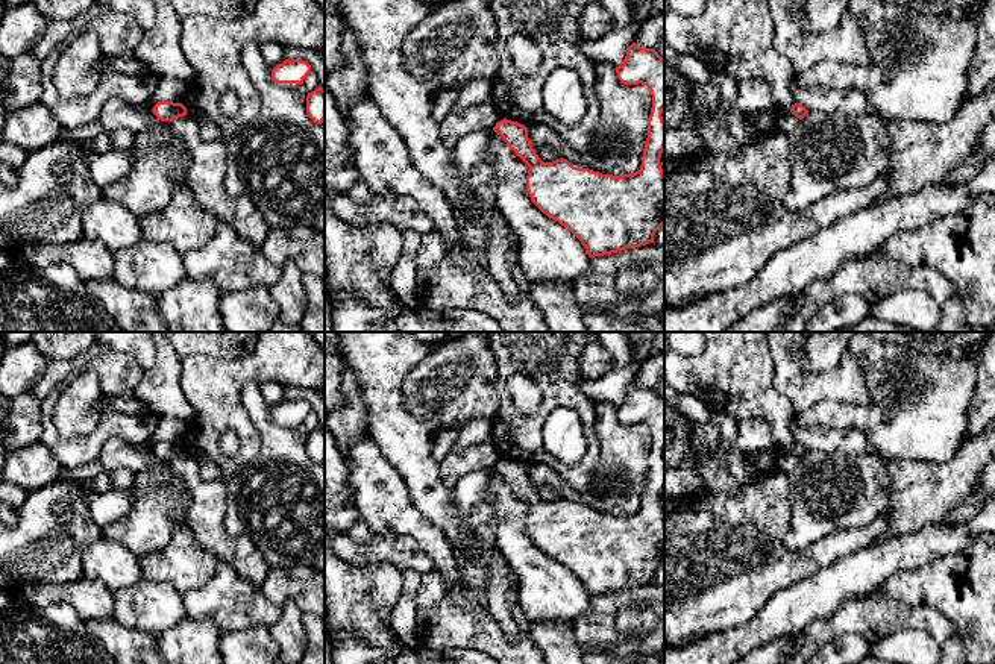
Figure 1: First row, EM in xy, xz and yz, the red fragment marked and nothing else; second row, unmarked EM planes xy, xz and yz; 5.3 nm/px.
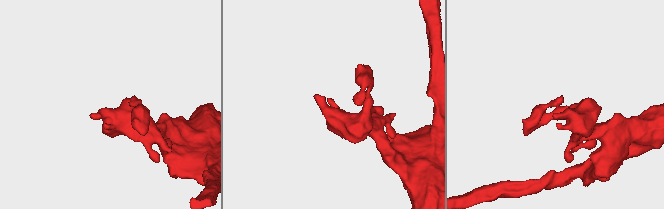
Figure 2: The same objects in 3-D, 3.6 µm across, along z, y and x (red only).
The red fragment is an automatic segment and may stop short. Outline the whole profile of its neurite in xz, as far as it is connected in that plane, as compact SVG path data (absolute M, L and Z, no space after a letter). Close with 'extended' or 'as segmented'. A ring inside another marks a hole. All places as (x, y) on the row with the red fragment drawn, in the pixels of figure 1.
M632 42L625 61L616 68L625 85L646 85L652 96L648 120L648 138L640 170L632 174L602 174L573 167L567 159L543 162L528 138L528 129L511 120L501 120L493 130L529 167L526 191L532 203L548 217L567 227L584 246L590 258L617 253L654 243L655 232L664 224L664 173L660 164L664 150L664 59L655 49L642 49Z | as segmented

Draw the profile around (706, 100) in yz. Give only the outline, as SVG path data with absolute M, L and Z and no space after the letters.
M692 83L690 109L696 117L711 117L723 105L714 83Z

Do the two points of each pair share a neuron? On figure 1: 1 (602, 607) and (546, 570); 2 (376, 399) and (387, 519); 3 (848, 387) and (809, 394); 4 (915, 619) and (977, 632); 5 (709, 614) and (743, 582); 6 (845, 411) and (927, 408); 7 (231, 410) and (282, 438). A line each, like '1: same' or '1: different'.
1: different
2: different
3: same
4: different
5: same
6: same
7: different

